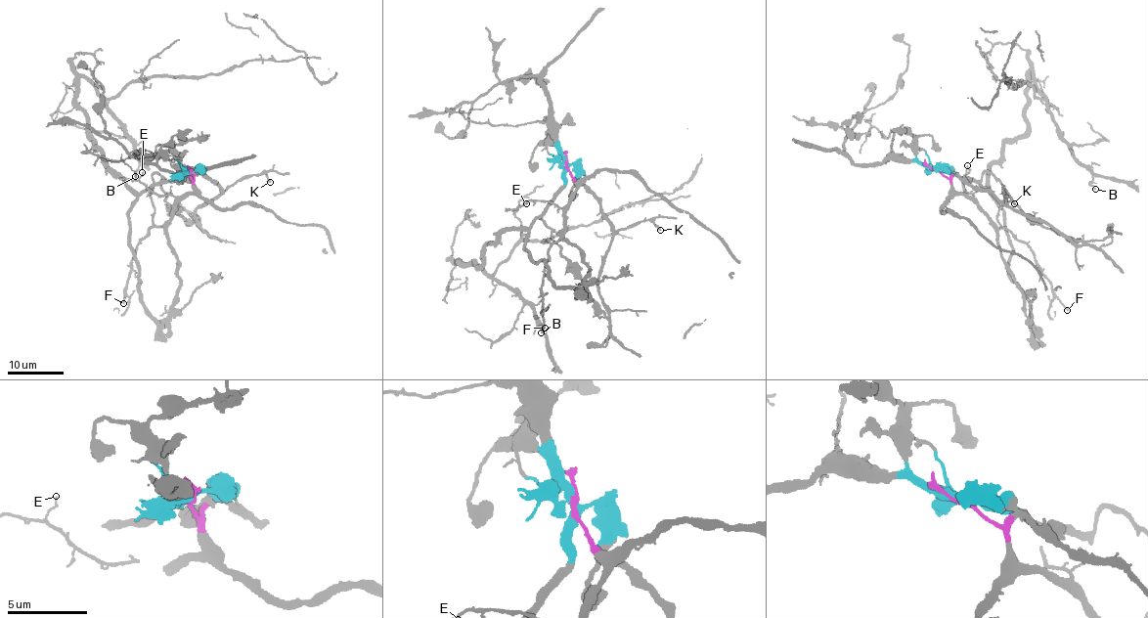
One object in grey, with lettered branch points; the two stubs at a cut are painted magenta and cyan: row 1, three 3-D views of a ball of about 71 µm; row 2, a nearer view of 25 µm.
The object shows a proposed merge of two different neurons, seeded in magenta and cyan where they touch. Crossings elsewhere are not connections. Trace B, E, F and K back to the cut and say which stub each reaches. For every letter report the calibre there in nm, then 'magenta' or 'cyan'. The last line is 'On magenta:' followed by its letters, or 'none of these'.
B: 110 nm thick; cyan
E: 110 nm thick; magenta
F: 180 nm thick; magenta
K: 200 nm thick; magenta
On magenta: E, F, K

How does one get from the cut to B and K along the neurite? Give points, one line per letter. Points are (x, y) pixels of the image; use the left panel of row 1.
B: (190, 173), (134, 192), (89, 135), (87, 112), (76, 102), (79, 77), (124, 129), (139, 161), (134, 176)
K: (190, 173), (192, 179), (201, 173), (224, 192), (235, 183), (265, 172), (270, 182)

